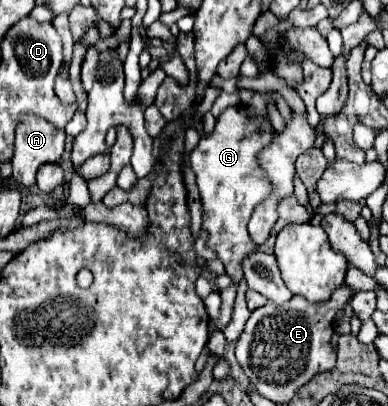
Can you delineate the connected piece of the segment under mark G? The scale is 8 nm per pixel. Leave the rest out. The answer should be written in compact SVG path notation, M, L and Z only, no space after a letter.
M244 106L226 108L212 134L204 134L198 146L190 154L190 164L196 174L196 182L204 206L204 224L208 232L206 246L212 248L226 266L226 274L238 284L242 280L242 260L252 252L274 252L274 240L284 224L302 224L306 222L306 208L296 202L294 196L286 198L278 206L278 222L272 230L272 236L264 244L254 244L248 236L246 224L252 216L252 208L270 194L270 182L264 170L258 166L258 152L272 140L270 124L264 120L248 120Z

